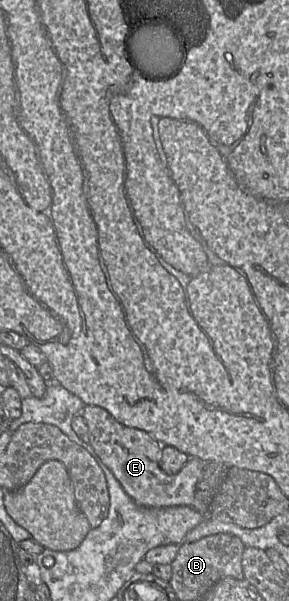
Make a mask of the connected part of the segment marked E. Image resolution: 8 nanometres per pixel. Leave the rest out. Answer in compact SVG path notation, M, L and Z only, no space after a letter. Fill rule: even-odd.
M85 405L80 414L89 429L89 444L138 506L162 508L192 505L206 462L189 458L177 474L168 475L160 467L163 446L147 432L119 423L108 411L98 406Z

